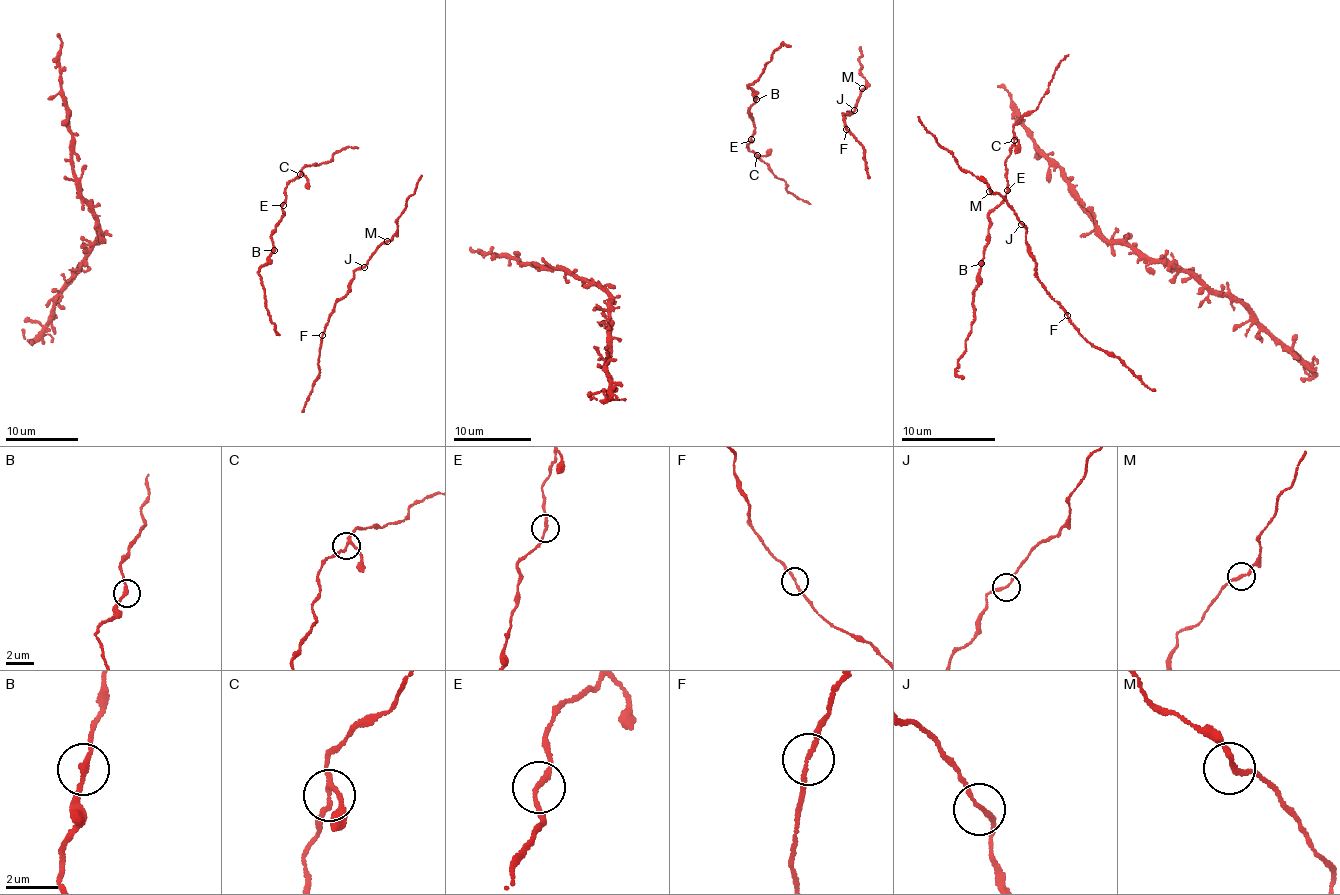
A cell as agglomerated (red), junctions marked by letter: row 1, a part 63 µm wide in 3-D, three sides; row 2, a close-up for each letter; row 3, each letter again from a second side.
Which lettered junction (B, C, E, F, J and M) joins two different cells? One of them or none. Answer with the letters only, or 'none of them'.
none of them

